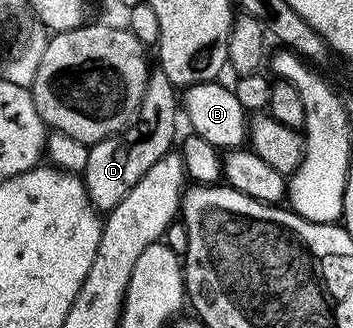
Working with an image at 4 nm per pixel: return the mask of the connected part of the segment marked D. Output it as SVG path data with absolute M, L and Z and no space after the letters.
M160 67L151 68L150 78L144 87L144 99L138 108L136 120L125 131L106 137L89 146L87 151L87 165L80 173L85 182L87 197L99 214L105 215L115 209L136 187L139 179L164 154L171 152L174 141L174 128L180 121L180 97L176 86L164 75Z

